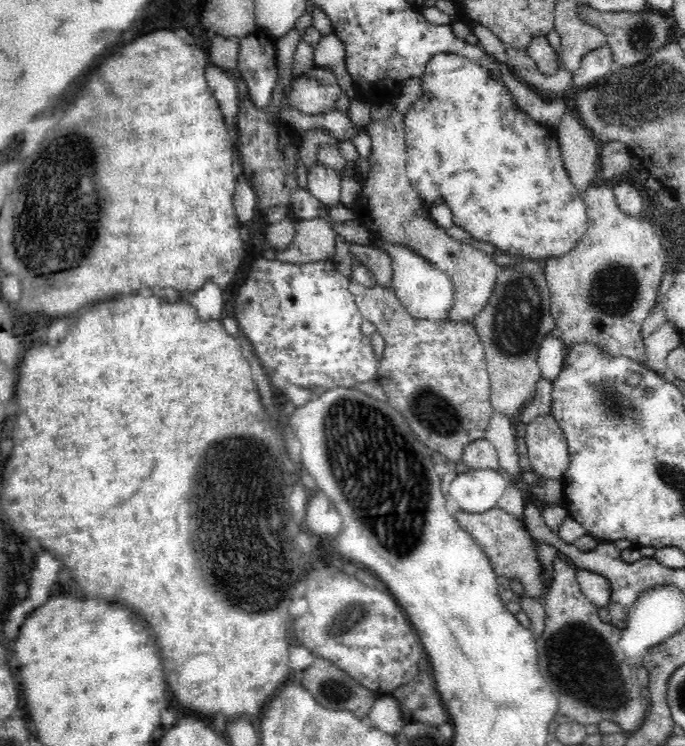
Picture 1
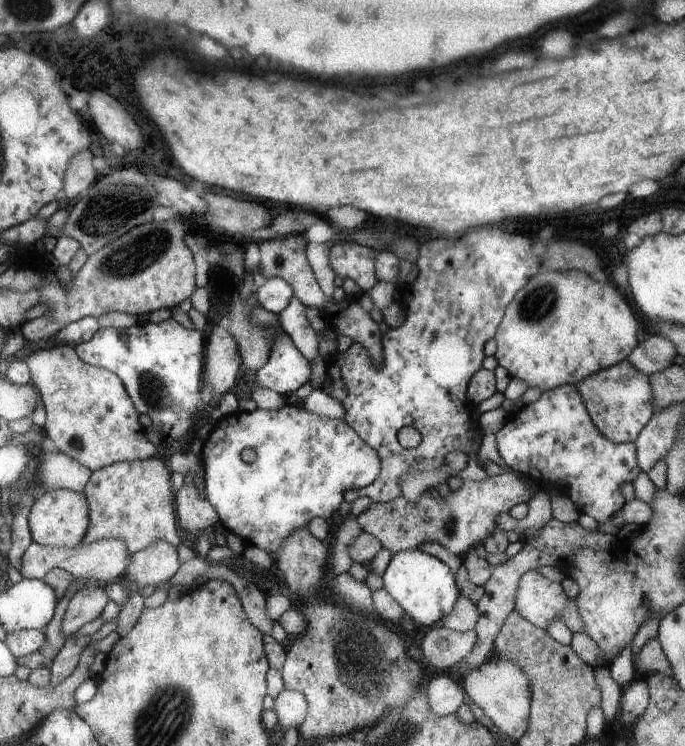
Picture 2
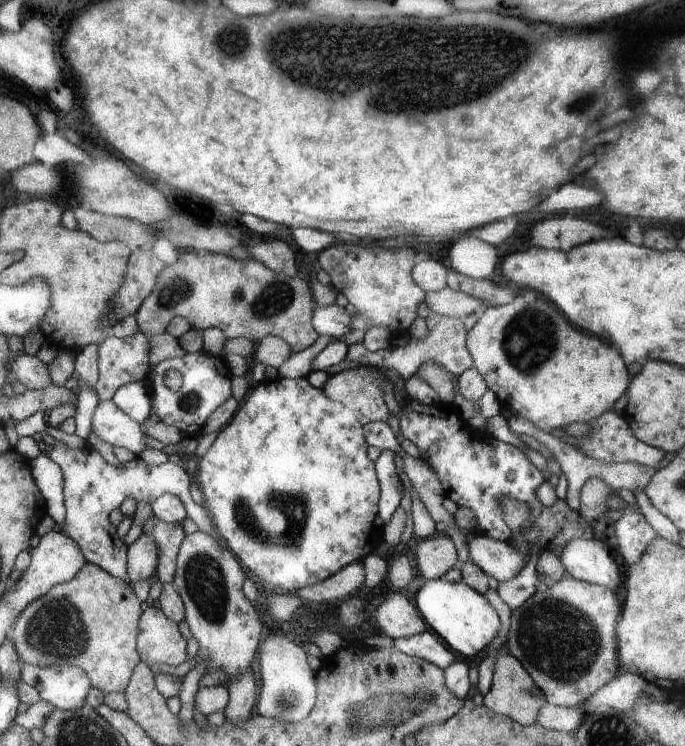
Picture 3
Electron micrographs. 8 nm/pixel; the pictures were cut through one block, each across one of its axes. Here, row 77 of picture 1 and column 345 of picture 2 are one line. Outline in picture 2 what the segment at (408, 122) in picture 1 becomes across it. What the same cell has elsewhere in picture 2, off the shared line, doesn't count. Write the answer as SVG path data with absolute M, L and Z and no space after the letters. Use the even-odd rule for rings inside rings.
M283 406L279 410L253 410L253 412L243 412L243 410L237 410L235 414L231 416L223 416L211 430L211 434L207 436L207 440L203 442L203 448L201 448L201 462L203 462L203 486L205 486L205 500L211 502L211 506L215 506L217 514L219 514L219 522L223 524L225 530L237 534L243 538L245 544L251 544L251 546L259 546L263 548L267 554L275 554L279 550L279 546L283 546L283 542L287 540L289 534L293 534L295 530L299 528L305 528L309 524L311 518L315 516L321 516L321 518L329 518L333 510L339 508L339 504L345 500L343 494L347 490L361 490L369 484L373 484L373 480L379 476L379 470L381 470L381 462L379 462L379 456L377 452L367 446L347 424L345 420L329 420L329 418L321 418L309 410L305 410L303 406Z

